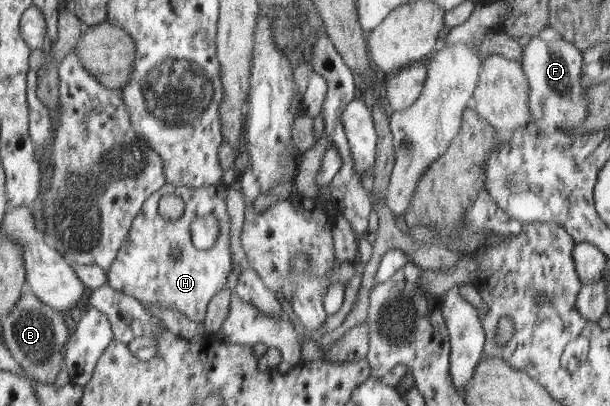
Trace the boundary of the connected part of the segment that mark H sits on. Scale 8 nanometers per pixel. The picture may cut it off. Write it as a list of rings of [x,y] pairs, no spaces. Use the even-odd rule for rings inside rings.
[[[224,182],[199,188],[186,186],[170,188],[170,185],[165,184],[162,189],[147,198],[142,212],[131,225],[131,230],[119,250],[118,258],[108,271],[108,285],[136,298],[145,311],[156,304],[185,314],[190,321],[203,323],[209,302],[220,290],[226,288],[226,278],[232,270],[231,218],[226,202],[230,186]],[[164,194],[176,194],[186,202],[184,214],[178,220],[164,220],[158,214],[158,202]],[[210,214],[216,215],[220,220],[222,231],[210,249],[206,251],[196,249],[190,237],[190,224]],[[172,248],[180,251],[180,258],[170,256]]]

